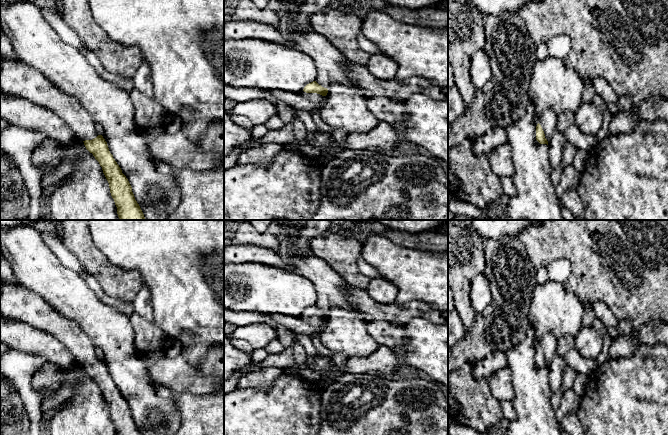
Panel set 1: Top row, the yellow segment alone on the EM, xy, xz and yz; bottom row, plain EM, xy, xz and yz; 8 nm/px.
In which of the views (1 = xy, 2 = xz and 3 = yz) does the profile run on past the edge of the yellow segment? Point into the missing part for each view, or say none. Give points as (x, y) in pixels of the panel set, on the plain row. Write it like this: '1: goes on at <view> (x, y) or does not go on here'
1: goes on at xy (17, 302)
2: goes on at xz (313, 321)
3: goes on at yz (548, 344)

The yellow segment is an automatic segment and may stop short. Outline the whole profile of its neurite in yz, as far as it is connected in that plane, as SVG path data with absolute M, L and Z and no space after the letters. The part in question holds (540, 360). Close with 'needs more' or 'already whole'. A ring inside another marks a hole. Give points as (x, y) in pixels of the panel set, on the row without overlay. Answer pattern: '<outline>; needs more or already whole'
M545 334L538 343L536 350L536 364L540 368L547 368L556 354L559 340L553 334Z; needs more

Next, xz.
M316 305L307 308L301 315L301 319L314 327L319 327L323 320L326 320L328 313L319 309Z; needs more

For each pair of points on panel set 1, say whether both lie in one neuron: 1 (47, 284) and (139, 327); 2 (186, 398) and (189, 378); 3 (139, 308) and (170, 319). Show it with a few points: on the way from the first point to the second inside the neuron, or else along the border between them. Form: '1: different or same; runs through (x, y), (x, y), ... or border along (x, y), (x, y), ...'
1: different; border along (128, 317), (134, 332), (134, 344), (136, 346)
2: different; border along (210, 393), (192, 394), (179, 392), (174, 395)
3: different; border along (148, 290), (151, 296), (153, 320)

